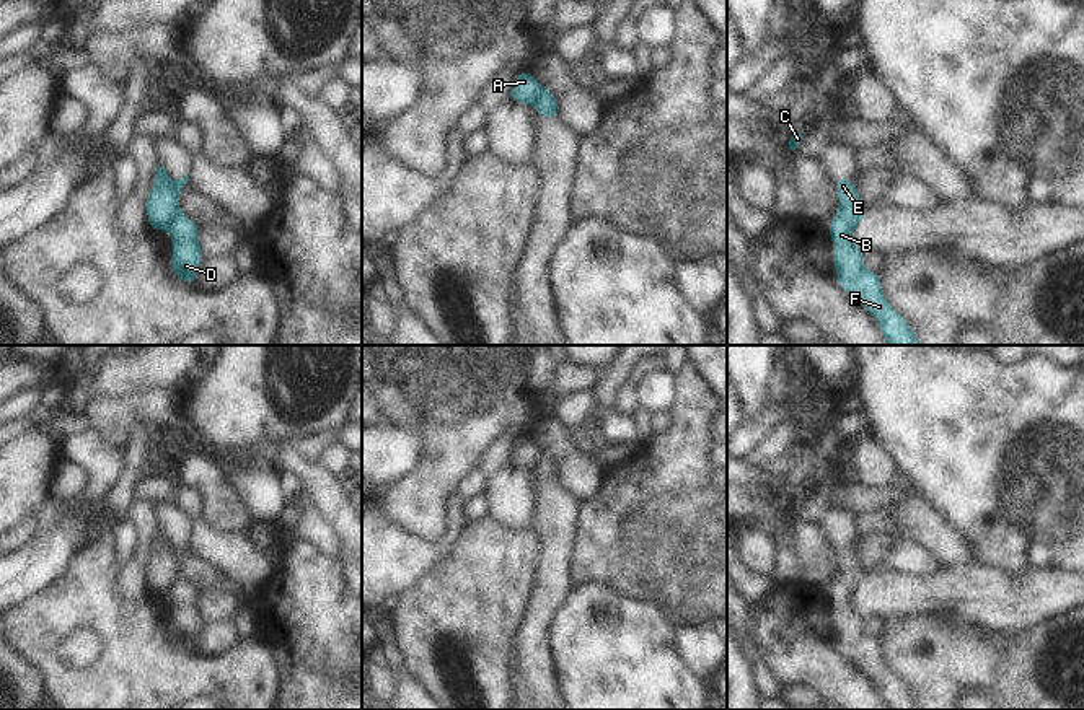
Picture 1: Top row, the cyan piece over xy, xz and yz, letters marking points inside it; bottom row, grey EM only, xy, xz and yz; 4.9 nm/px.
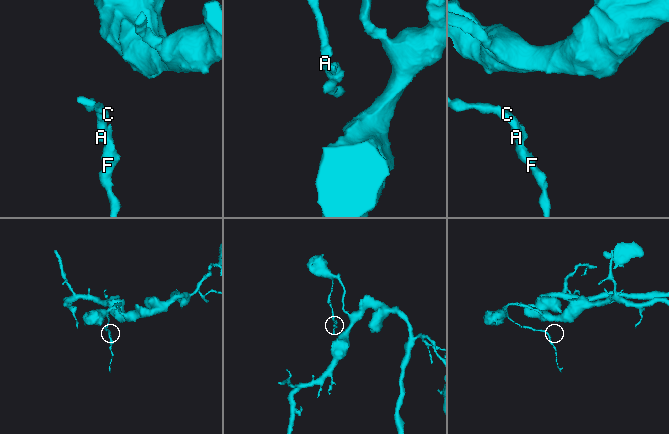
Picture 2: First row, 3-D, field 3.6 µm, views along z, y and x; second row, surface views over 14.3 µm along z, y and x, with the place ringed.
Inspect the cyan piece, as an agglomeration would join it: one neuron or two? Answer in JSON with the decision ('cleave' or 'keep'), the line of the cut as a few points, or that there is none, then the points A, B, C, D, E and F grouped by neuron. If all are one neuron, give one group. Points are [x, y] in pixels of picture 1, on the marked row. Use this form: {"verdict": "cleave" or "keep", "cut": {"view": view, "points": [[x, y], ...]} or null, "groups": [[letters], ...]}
{"verdict": "cleave", "cut": {"view": "xy", "points": [[180, 212], [167, 230]]}, "groups": [["A", "C"], ["B", "D", "E", "F"]]}

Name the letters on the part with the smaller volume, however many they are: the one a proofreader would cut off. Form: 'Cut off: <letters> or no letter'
Cut off: B, D, E, F

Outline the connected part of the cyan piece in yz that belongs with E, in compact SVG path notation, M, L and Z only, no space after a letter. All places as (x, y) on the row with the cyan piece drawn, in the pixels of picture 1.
M853 179L833 181L839 208L828 221L833 241L833 265L839 287L861 303L880 324L880 334L890 345L919 345L911 326L884 296L880 277L866 269L866 251L854 244L854 228L866 218L857 187Z

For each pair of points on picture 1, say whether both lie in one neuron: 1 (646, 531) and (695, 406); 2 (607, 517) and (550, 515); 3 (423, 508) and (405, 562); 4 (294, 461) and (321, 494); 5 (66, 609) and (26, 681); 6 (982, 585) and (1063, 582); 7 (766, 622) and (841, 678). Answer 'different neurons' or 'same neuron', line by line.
1: same neuron
2: different neurons
3: different neurons
4: same neuron
5: different neurons
6: same neuron
7: same neuron

